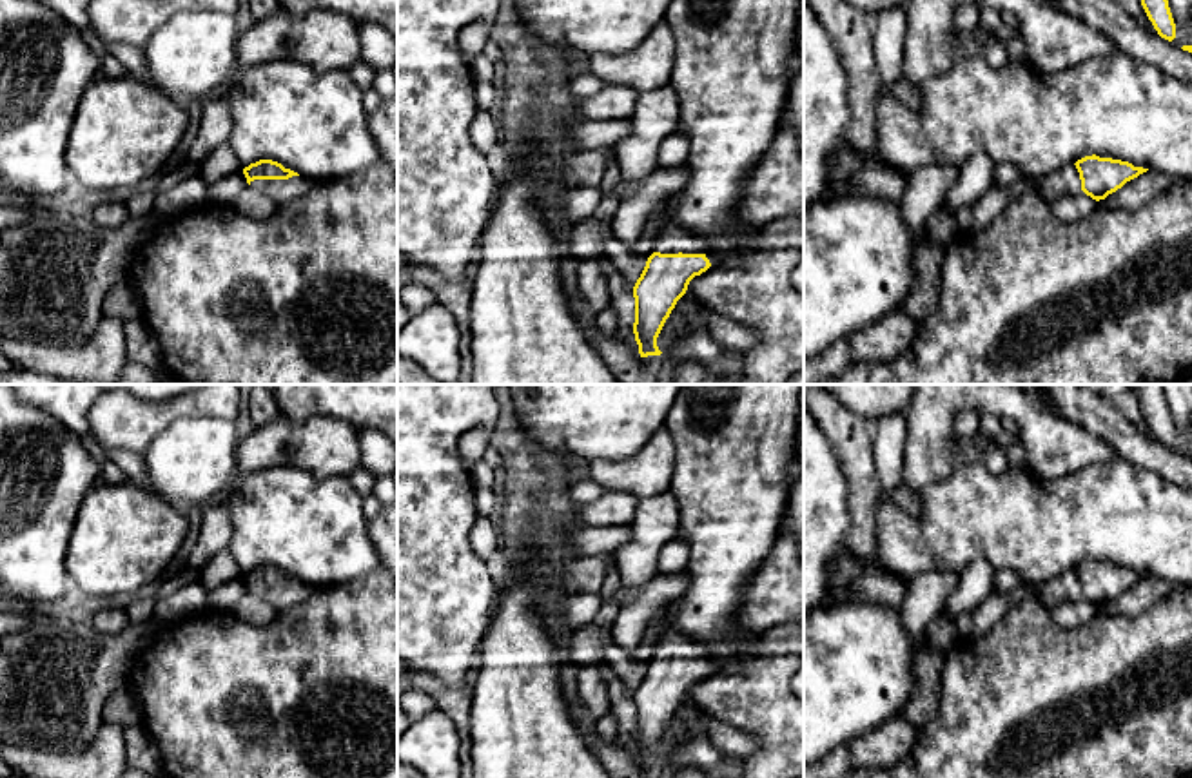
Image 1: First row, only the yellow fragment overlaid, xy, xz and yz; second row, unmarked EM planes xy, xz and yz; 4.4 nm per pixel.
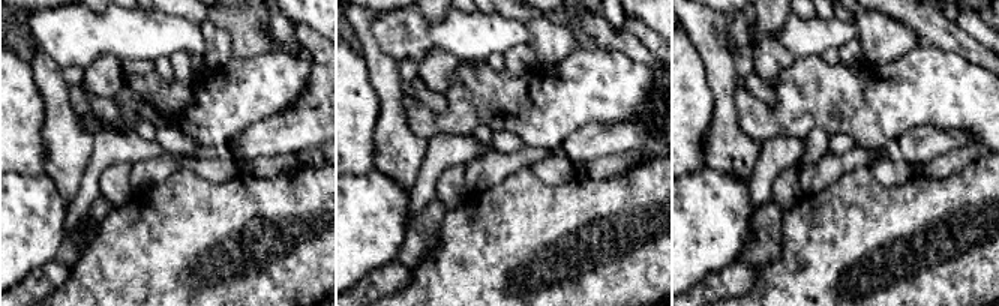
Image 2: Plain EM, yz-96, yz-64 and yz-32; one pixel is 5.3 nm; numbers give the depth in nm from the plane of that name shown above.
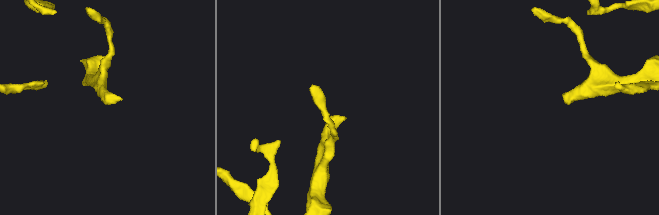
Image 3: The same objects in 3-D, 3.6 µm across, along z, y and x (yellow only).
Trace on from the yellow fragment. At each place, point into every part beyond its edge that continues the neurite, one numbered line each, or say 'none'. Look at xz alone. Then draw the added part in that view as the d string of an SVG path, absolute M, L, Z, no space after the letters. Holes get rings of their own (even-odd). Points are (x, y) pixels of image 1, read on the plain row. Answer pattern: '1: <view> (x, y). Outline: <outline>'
1: xz (674, 646). Outline: M675 631L668 633L655 647L655 658L660 660L706 660L709 653L691 638Z

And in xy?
1: xy (280, 597). Outline: M292 582L288 586L254 586L250 593L261 597L276 611L299 606L314 597L318 597L323 588L308 586L303 582Z

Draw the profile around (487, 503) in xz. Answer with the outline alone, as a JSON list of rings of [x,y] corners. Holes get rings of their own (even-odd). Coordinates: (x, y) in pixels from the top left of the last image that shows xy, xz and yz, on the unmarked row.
[[[475,486],[474,495],[479,517],[492,517],[493,513],[497,513],[499,501],[492,490]]]

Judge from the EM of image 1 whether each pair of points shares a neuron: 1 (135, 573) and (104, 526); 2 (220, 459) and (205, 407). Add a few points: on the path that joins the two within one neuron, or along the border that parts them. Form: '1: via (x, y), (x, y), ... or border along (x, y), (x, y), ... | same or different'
1: via (133, 563), (115, 537) | same
2: border along (233, 419), (178, 418), (166, 427) | different

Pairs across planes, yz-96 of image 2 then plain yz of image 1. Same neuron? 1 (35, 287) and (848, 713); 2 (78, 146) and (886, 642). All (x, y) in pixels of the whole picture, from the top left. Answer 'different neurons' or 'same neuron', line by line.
1: different neurons
2: different neurons

